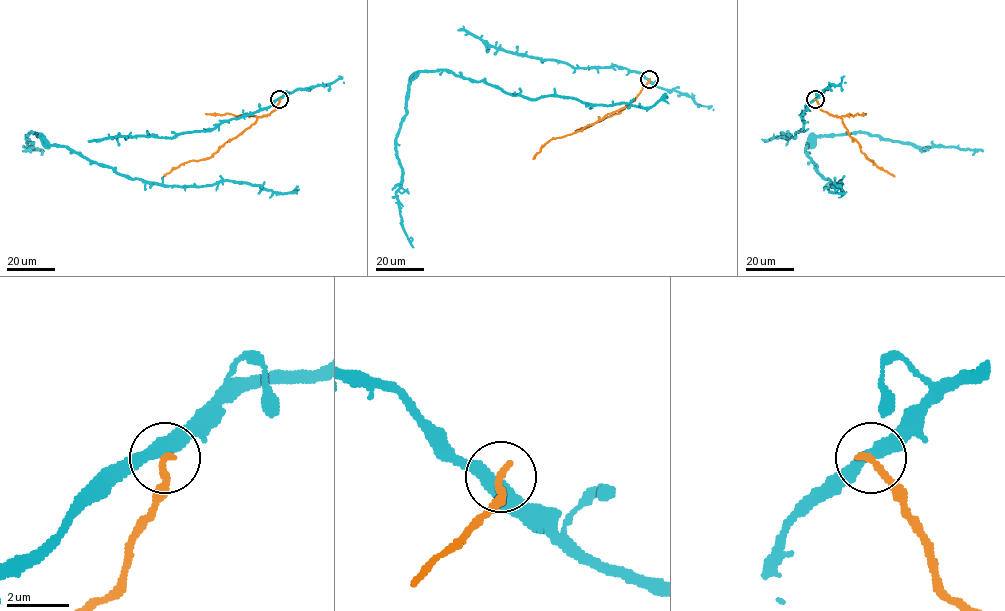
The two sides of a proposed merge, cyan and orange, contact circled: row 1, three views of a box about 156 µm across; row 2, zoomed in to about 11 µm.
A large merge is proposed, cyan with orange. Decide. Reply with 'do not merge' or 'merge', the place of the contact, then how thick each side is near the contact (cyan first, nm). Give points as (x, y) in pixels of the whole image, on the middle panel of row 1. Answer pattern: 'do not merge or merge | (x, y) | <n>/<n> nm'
do not merge | (649, 79) | 420/240 nm

